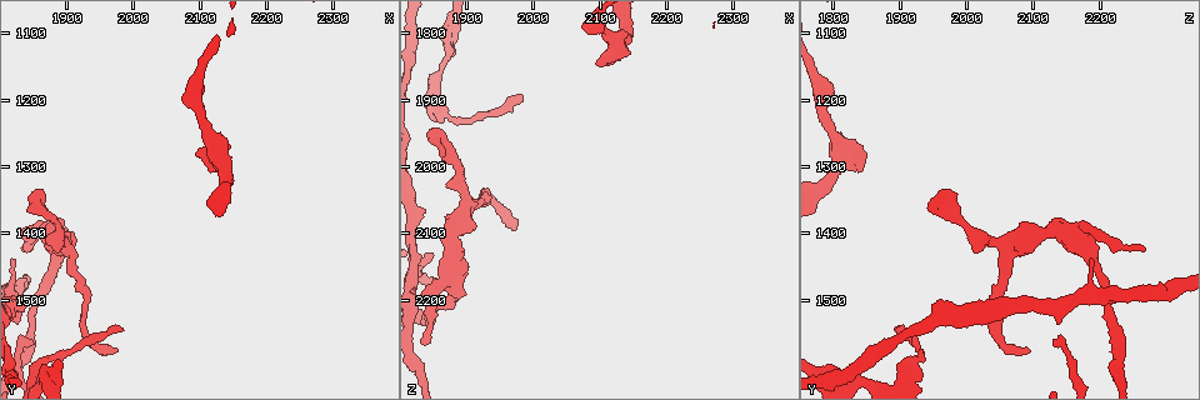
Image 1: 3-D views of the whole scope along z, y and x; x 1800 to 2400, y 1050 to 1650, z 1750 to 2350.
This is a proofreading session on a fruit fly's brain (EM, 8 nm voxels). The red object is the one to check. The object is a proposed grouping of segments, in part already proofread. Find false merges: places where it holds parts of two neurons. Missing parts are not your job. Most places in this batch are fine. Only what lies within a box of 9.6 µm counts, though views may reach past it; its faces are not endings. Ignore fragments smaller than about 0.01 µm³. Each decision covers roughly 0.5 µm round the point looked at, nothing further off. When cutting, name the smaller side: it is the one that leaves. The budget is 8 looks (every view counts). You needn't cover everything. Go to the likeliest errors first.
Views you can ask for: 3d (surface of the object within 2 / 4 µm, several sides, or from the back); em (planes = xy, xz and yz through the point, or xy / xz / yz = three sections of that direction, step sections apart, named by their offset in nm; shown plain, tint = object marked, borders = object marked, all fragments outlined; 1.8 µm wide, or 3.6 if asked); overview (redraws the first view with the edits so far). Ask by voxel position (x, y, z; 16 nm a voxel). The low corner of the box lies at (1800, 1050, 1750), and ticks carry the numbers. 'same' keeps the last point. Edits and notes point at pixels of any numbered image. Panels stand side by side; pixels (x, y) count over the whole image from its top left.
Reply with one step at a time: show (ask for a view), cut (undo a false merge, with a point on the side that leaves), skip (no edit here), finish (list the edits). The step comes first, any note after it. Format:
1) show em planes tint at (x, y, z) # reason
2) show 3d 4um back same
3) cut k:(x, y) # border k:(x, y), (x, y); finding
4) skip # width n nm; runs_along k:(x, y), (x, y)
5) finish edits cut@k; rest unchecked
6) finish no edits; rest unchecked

show 3d 4um back at (1855, 1355, 1960) # abrupt turn

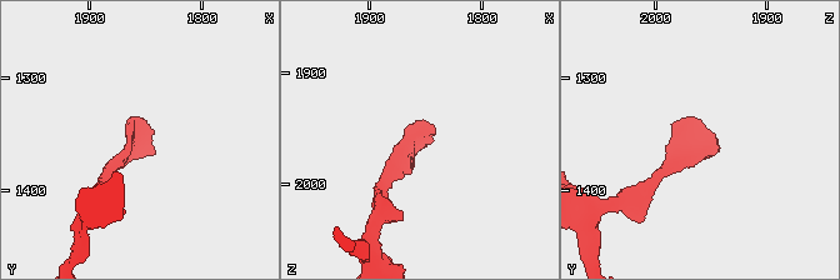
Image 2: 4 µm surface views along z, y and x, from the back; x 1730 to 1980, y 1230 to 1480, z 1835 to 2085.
show em planes tint at (1850, 1352, 1954)

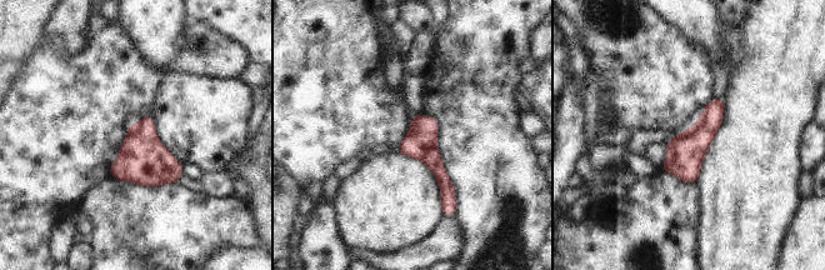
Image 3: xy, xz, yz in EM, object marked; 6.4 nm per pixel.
skip # runs_along 3:(418, 118), (421, 144), (451, 200); all the same neuron

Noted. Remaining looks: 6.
show 3d 2um at (1845, 1620, 1905) # calibre changes

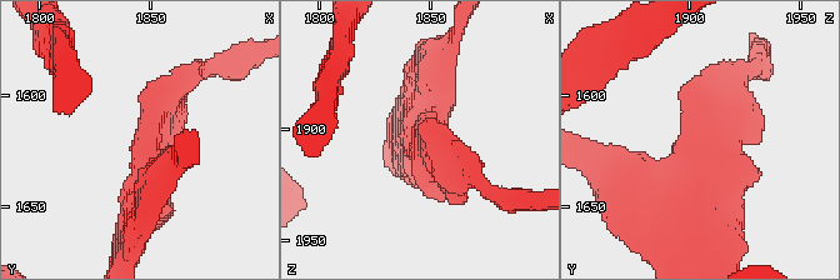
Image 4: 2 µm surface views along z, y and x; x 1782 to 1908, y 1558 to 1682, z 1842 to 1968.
show em 3.6um planes tint at (1847, 1623, 1907)

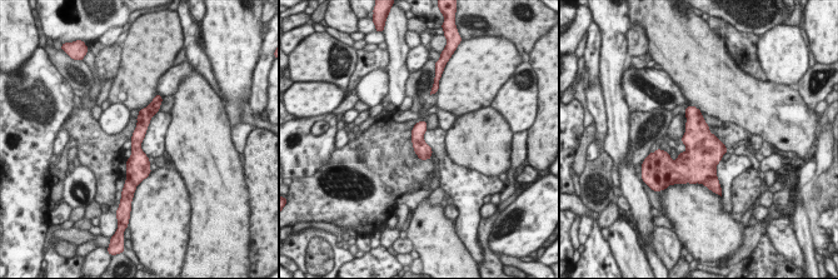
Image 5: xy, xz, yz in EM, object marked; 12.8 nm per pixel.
skip # runs_along 5:(153, 106), (136, 139), (138, 175); all the same neuron

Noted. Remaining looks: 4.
show 3d 2um at (1840, 1410, 2205) # sudden change in width

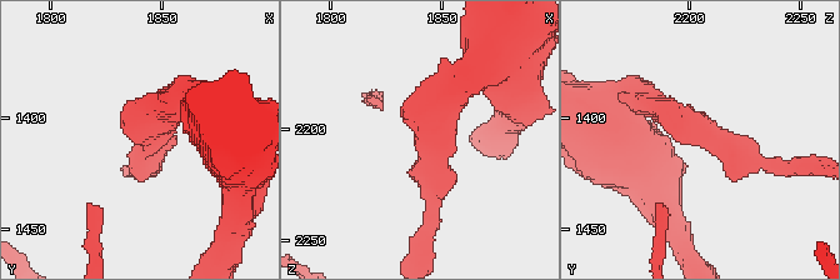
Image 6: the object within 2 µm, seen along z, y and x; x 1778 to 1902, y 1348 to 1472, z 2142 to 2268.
show em xz step 16 tint at (1844, 1409, 2208) # now the EM

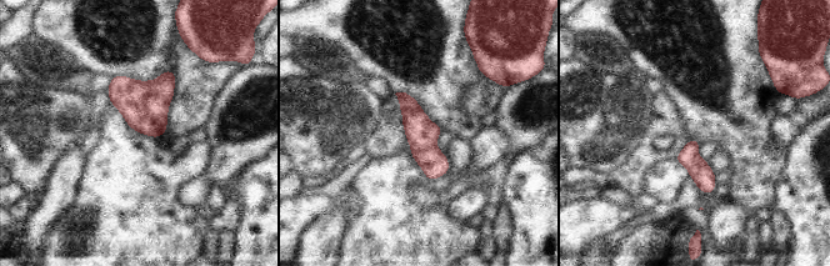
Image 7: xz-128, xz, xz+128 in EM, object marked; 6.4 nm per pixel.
show em planes tint same # cut it another way

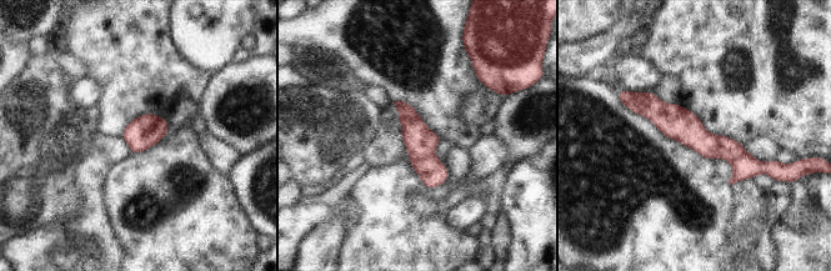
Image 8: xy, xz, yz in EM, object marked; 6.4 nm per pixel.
skip # continuous, no second neuron

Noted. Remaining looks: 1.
finish no edits; rest unchecked

